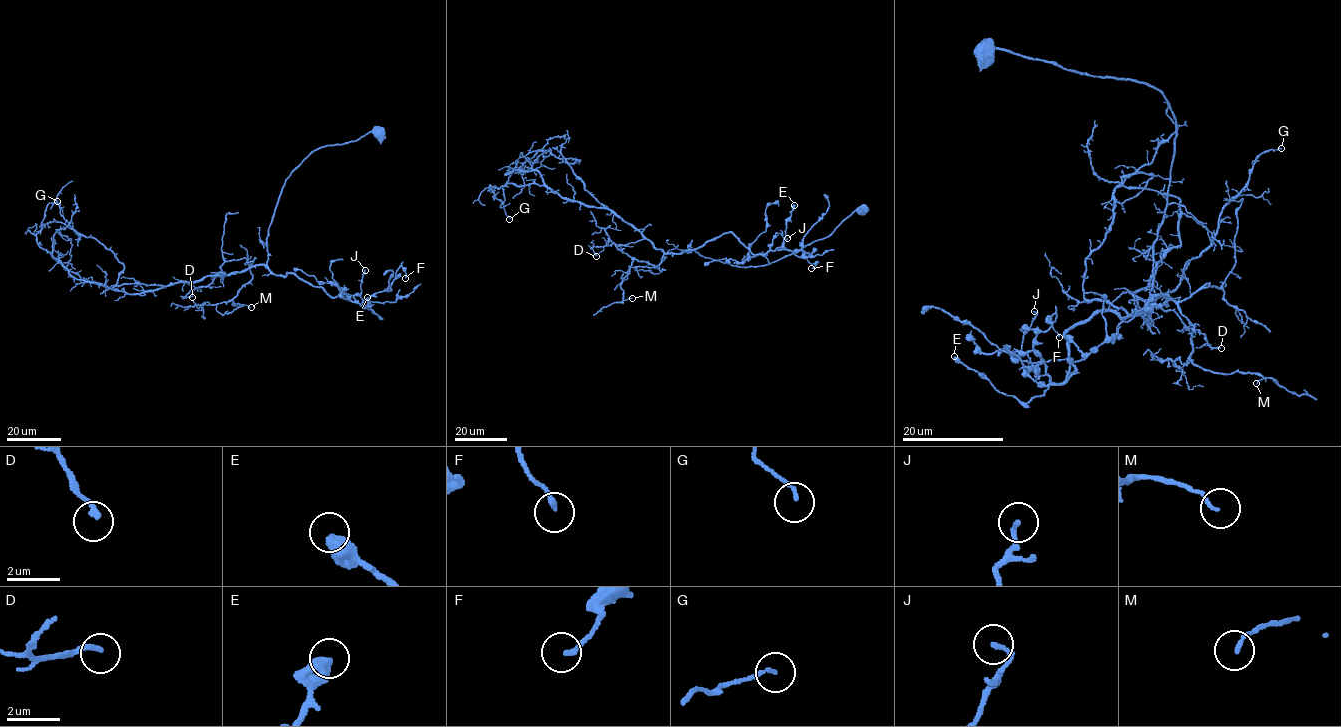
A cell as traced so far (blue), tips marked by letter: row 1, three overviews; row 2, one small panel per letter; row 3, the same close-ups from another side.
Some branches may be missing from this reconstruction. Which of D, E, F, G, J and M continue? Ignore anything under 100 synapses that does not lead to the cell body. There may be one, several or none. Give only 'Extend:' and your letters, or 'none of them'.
Extend: none of them

